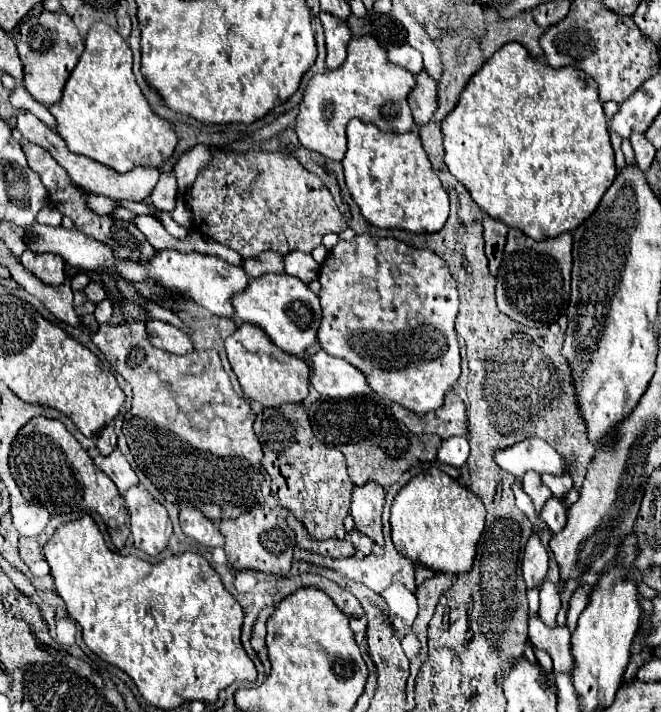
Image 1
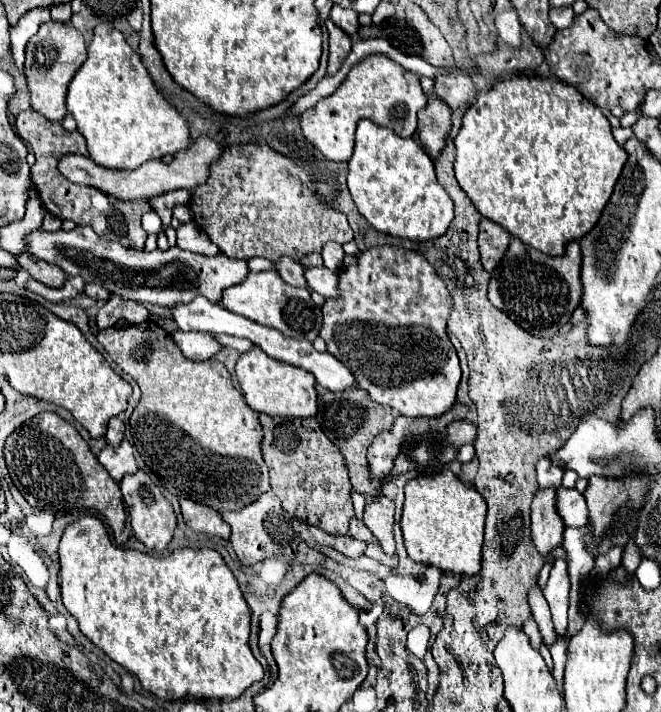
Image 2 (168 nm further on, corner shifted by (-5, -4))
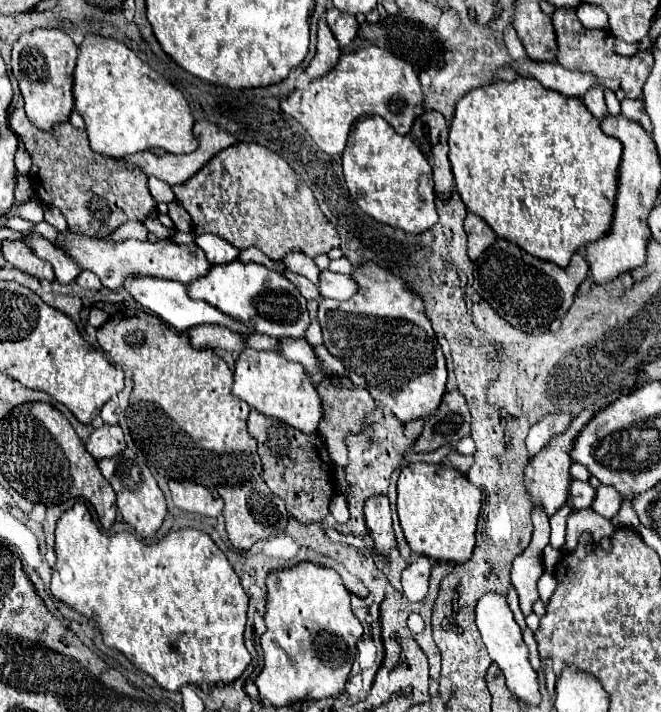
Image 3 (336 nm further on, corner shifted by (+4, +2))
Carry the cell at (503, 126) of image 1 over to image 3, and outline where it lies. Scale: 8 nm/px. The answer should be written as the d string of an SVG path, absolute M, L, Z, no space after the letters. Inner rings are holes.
M518 76L512 82L496 80L496 82L480 88L480 94L472 94L472 90L470 90L464 98L458 100L454 120L450 124L448 144L450 144L450 164L452 164L452 172L454 172L454 184L456 184L456 190L462 198L462 202L466 204L466 208L470 212L478 214L480 218L484 218L488 222L488 226L500 238L512 240L514 244L518 244L528 254L538 256L540 260L550 260L550 262L566 268L572 254L578 248L582 248L582 246L586 246L594 240L600 240L600 236L604 236L606 230L610 228L612 210L614 210L614 196L616 196L616 182L618 182L618 164L620 164L620 156L622 156L622 144L620 144L620 140L610 138L600 130L600 122L588 112L588 108L584 106L584 102L580 98L574 98L574 96L568 98L568 96L556 92L556 90L548 90L534 78Z

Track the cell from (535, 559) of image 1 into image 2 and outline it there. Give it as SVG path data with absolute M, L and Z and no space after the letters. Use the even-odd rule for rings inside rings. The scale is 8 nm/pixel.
M539 488L531 502L531 534L537 550L545 556L553 546L563 542L565 524L555 506L557 490Z

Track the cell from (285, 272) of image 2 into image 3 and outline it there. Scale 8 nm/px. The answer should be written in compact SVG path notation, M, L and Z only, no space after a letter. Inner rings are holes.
M284 270L282 272L298 290L300 290L300 294L304 296L304 298L308 298L308 300L312 300L312 298L316 298L316 300L320 300L320 294L318 294L318 288L310 282L310 280L306 280L304 276L298 276L298 274L294 274L294 272L290 272L290 270Z

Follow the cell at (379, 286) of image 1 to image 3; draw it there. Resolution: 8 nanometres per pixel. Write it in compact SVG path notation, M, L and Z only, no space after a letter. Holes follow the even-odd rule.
M376 262L360 264L350 276L358 284L356 296L344 302L330 298L320 300L318 322L324 334L324 346L334 358L344 364L344 370L350 376L352 384L366 388L372 398L382 406L388 406L398 420L410 422L414 418L434 414L446 392L446 360L430 326L430 320L424 316L422 298L404 284L404 278L396 276L388 268L378 266Z

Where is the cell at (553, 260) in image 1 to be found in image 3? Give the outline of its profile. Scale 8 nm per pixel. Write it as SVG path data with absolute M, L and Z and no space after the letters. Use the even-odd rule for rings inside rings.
M498 238L476 262L474 262L474 290L504 318L508 320L512 326L520 328L522 332L528 332L528 334L542 334L550 328L550 322L556 320L556 318L562 318L572 300L574 300L574 294L578 290L578 286L582 284L582 280L588 276L588 264L586 260L582 258L582 254L574 254L568 268L560 268L558 264L552 264L552 262L546 262L546 260L540 260L524 250L520 250L516 244L504 240L504 238Z

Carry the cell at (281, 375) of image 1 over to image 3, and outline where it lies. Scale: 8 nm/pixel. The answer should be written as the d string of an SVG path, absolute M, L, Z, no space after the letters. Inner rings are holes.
M252 348L240 352L236 358L232 394L250 404L250 408L256 408L266 416L278 418L298 428L300 432L314 434L318 430L322 410L320 410L320 398L316 394L310 376L300 364L284 360L284 356L280 356L278 352L260 352Z

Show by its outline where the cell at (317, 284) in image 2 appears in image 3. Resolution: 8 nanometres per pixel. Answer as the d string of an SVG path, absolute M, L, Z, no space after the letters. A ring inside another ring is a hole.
M322 270L318 290L320 290L322 298L348 300L356 292L356 282L346 274L336 274L336 272L330 272L330 270Z

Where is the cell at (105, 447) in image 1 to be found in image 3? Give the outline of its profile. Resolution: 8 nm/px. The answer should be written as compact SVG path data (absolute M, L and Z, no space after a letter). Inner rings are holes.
M110 400L110 402L104 404L104 408L100 412L100 418L106 424L118 424L118 406L116 406L114 400Z

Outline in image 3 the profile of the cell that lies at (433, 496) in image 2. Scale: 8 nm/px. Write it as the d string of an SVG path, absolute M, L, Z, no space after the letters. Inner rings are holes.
M414 462L402 468L398 478L398 516L412 552L452 564L470 560L480 496L482 492L462 472L450 466Z

